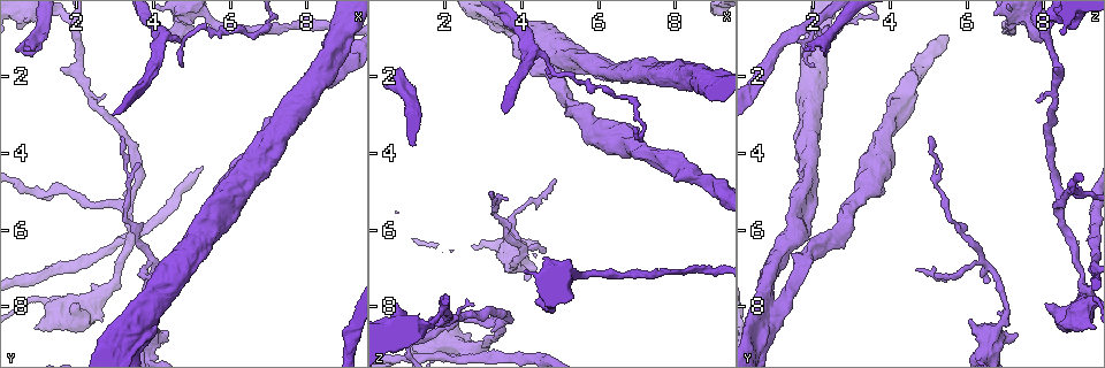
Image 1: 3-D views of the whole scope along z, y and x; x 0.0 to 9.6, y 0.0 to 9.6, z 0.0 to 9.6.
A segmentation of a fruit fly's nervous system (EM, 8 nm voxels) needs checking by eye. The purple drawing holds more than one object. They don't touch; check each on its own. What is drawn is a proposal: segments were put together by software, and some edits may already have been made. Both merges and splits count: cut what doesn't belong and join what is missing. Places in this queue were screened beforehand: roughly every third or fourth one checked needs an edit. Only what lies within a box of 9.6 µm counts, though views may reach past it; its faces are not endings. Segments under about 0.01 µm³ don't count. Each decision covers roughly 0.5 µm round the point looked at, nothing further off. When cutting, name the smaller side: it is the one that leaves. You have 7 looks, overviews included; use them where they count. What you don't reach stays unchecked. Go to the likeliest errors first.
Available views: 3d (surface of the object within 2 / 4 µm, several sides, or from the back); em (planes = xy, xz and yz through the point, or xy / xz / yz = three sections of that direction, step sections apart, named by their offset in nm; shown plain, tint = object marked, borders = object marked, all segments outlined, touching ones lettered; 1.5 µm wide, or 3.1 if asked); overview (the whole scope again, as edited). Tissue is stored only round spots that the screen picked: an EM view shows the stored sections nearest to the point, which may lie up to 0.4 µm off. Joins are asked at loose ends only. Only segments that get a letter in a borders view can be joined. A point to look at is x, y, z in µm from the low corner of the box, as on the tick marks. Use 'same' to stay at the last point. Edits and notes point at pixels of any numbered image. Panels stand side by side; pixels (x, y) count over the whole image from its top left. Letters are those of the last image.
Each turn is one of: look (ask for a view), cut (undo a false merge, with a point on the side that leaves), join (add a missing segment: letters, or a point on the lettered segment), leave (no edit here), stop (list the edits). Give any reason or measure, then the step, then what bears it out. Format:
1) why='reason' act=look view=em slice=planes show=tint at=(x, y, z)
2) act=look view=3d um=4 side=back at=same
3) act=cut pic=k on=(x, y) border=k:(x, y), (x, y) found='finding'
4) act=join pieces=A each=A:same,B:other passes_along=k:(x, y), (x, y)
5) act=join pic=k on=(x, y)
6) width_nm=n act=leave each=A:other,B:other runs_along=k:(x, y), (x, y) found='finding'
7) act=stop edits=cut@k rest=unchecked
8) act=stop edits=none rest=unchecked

why='end of a long branch' act=look view=em slice=planes show=borders at=(0.85, 1.25, 1.80)

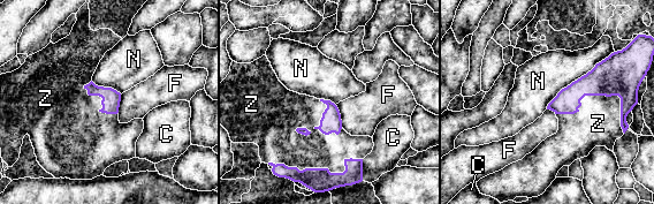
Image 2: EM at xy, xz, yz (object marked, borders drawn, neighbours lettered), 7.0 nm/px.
width_nm=130 longest_contact=N:600nm act=join pieces=Z each=C:other,F:other,N:other,Z:same found='it goes on there'

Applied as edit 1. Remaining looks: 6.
why='redraw' act=look view=overview

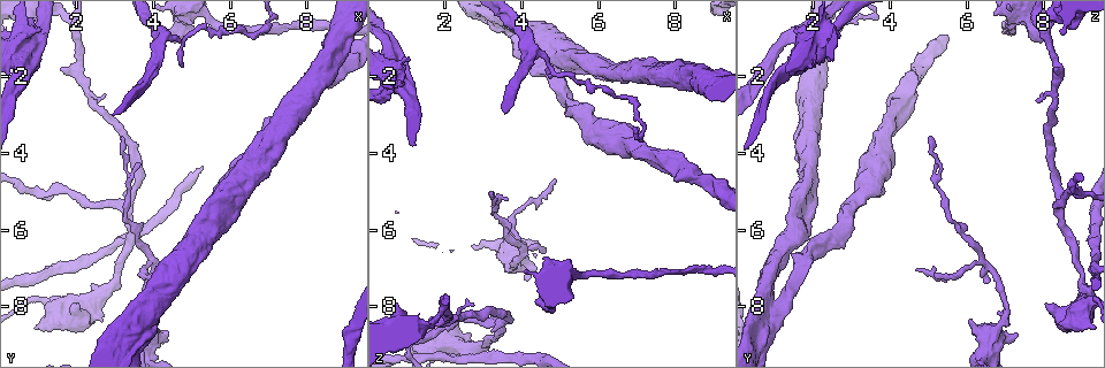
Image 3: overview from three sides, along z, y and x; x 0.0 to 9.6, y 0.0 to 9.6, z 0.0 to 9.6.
act=look view=em slice=planes show=plain at=(1.95, 0.75, 8.05)

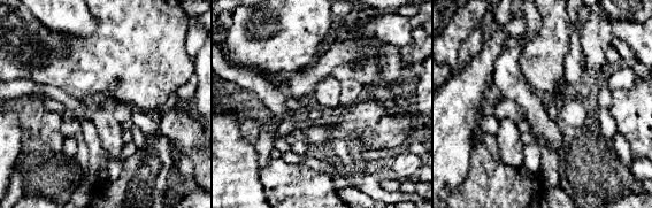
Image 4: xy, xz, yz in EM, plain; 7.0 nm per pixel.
act=look view=em slice=planes show=borders at=same

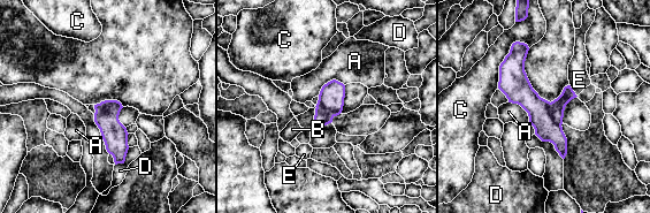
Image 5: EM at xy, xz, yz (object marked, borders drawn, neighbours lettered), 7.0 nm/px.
longest_contact=C:380nm act=cut pic=5 on=(558, 105) each=A:other,B:other,C:other,D:other,E:other border=5:(550, 103), (550, 113), (560, 124) found='a second neuron is stuck on'

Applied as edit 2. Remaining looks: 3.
why='tapers out' act=look view=em slice=xy step=4 show=borders at=(4.75, 1.80, 2.05)

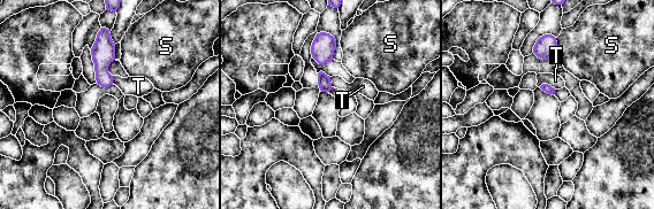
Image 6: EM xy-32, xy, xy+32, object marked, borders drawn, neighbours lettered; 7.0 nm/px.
act=look view=em slice=planes show=borders at=same

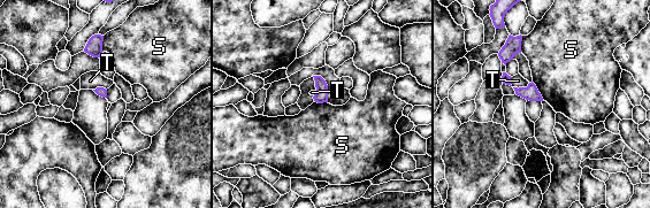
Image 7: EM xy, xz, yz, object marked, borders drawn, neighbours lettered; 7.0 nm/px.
act=leave each=S:other,T:other border=7:(532, 82), (543, 99) found='none of them fits'

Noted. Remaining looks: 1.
act=stop edits=join@2,cut@5 rest=unchecked

